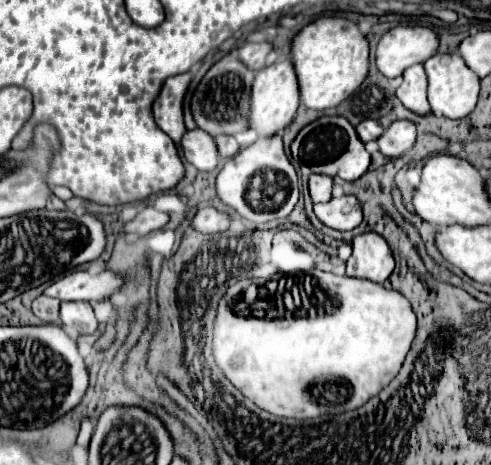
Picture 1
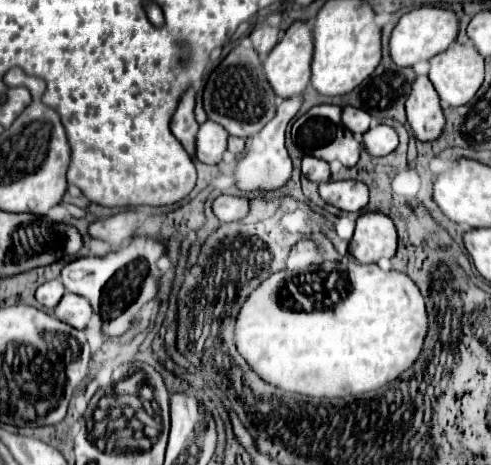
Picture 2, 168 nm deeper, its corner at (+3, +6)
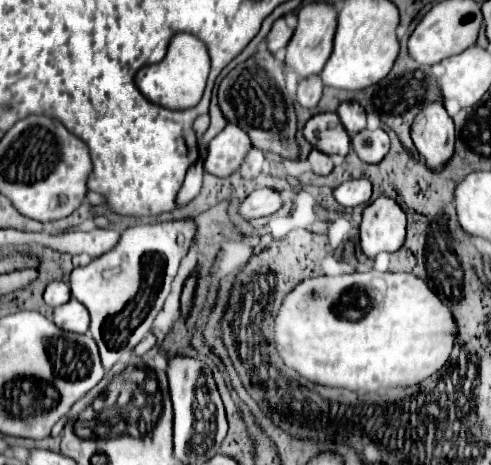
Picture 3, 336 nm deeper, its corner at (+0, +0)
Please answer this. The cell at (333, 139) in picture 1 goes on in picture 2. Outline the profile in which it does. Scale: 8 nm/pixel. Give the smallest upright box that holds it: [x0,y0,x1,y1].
[291,104,359,168]

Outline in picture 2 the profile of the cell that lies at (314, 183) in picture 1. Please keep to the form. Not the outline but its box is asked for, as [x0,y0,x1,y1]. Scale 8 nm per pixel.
[301,156,329,182]

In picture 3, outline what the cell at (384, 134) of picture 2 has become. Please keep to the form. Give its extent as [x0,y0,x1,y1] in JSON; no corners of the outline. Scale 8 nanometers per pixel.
[352,128,390,164]

